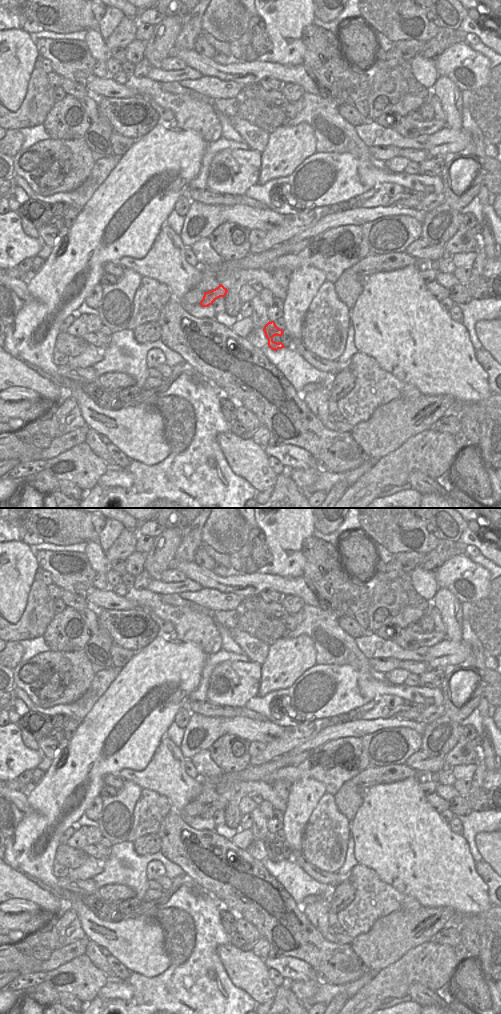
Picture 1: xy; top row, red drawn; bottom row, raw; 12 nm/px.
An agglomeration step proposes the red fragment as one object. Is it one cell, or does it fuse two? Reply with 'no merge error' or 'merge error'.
merge error

